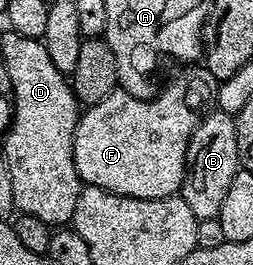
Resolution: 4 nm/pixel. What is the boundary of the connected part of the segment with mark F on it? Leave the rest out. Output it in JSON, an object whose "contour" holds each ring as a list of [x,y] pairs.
{"contour":[[[205,66],[179,68],[182,69],[171,78],[170,85],[152,100],[136,98],[119,86],[108,98],[100,98],[100,102],[89,105],[79,115],[74,135],[74,165],[83,185],[145,200],[181,193],[190,139],[199,120],[215,103],[220,82]]]}

